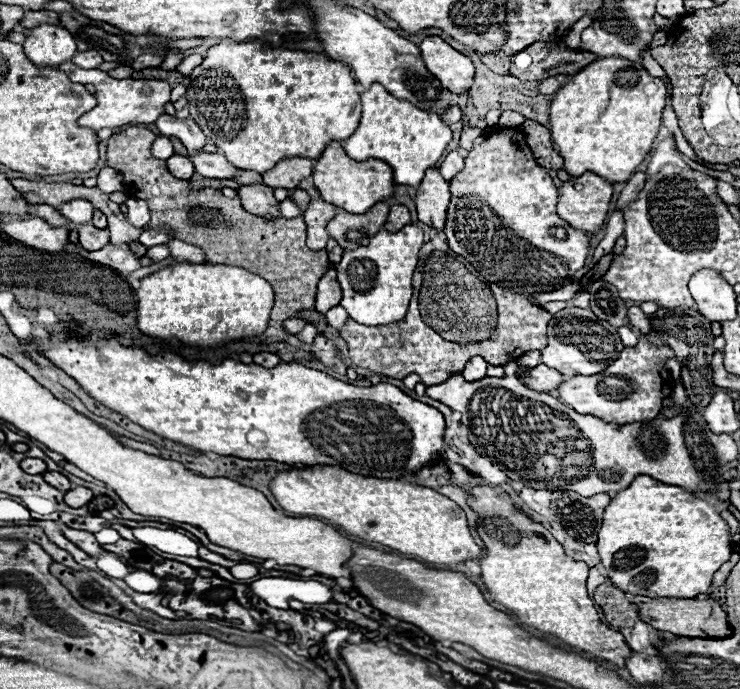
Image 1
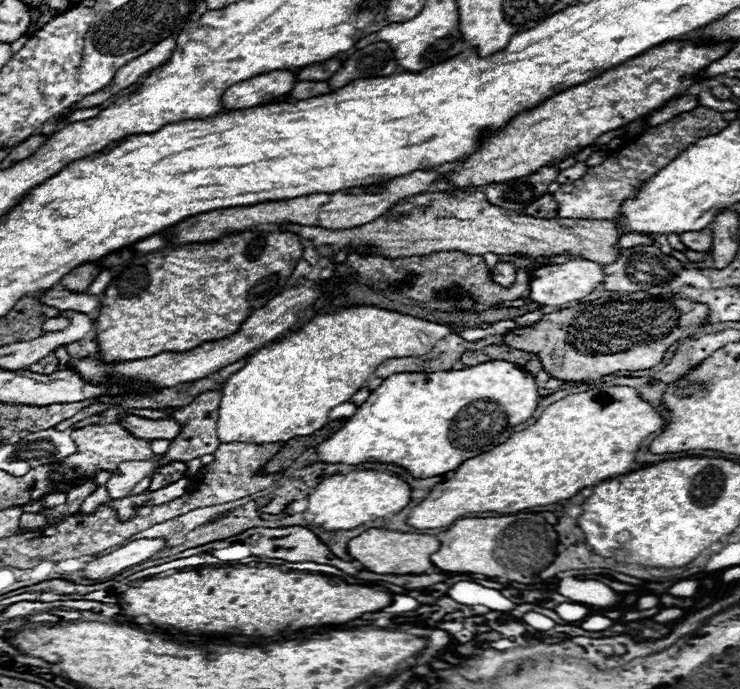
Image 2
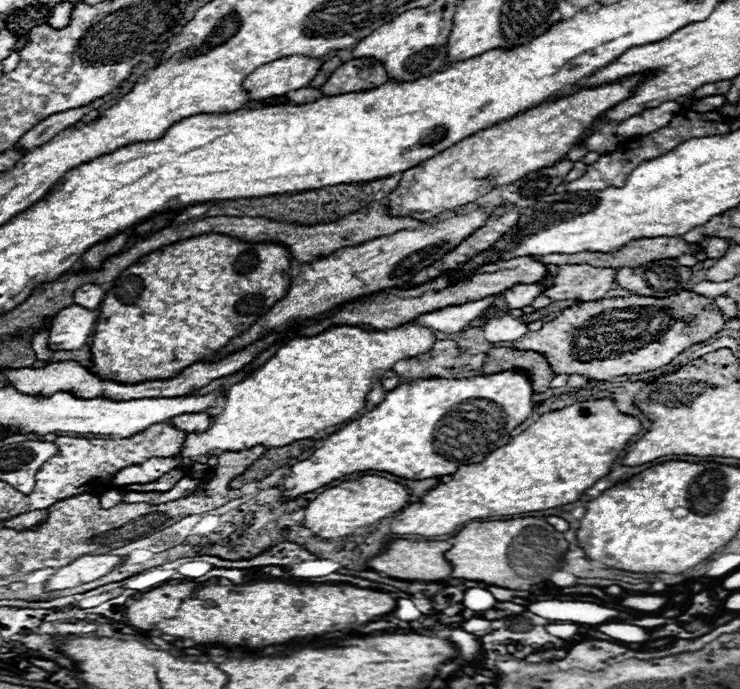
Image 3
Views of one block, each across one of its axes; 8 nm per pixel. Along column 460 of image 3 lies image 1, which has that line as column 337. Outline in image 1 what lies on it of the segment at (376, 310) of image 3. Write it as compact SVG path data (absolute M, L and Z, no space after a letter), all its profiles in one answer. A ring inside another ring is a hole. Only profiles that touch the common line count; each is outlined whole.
M330 268L318 284L318 294L316 294L316 310L326 314L332 306L338 306L342 300L342 290L336 280L336 270Z

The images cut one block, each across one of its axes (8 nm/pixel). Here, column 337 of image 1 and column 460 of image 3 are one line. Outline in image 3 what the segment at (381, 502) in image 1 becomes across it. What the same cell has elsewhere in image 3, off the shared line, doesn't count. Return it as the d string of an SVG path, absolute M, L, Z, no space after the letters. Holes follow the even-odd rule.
M612 398L576 402L562 410L546 412L522 434L514 436L506 446L486 456L484 462L472 466L460 466L454 474L454 480L438 484L418 504L404 508L390 524L392 534L420 534L420 536L454 534L472 520L516 516L522 512L538 512L576 502L586 488L594 486L602 476L606 476L612 470L616 456L620 456L620 452L628 446L632 436L638 436L640 432L642 422L636 416L620 412Z

